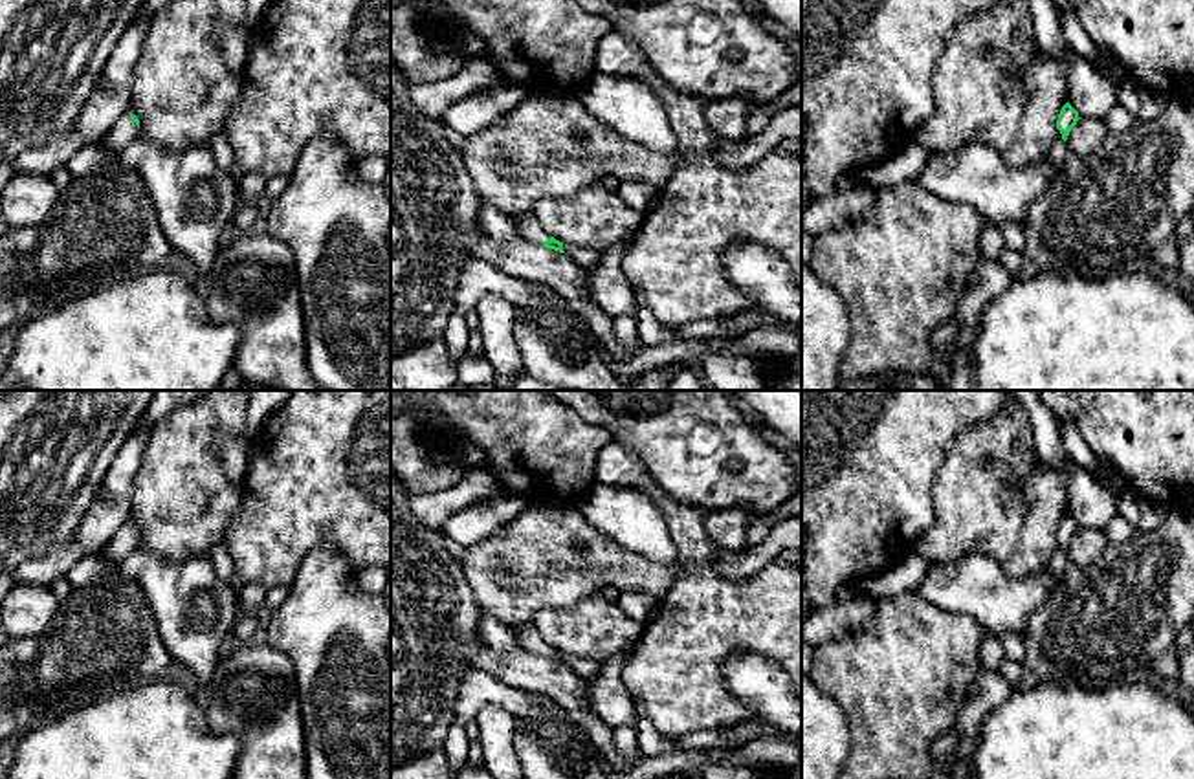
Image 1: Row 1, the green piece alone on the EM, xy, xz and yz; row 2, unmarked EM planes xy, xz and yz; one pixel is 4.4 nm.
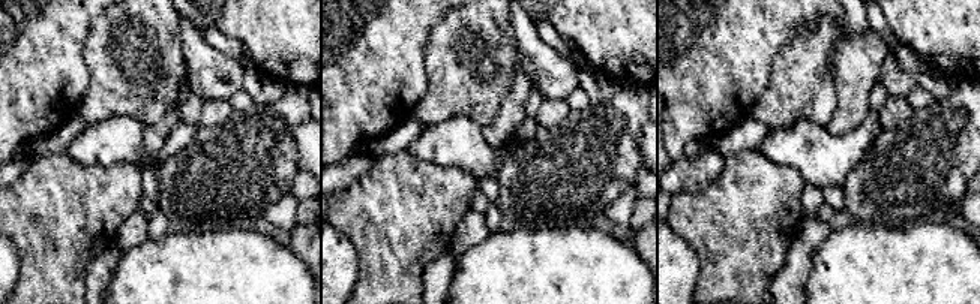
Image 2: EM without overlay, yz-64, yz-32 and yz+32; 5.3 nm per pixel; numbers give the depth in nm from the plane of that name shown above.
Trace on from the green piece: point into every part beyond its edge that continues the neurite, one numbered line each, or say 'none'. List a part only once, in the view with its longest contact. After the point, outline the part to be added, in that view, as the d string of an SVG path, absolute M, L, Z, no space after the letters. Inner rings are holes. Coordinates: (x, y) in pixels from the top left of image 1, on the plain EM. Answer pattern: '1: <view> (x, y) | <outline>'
1: xy (125, 541) | M125 522L112 541L97 554L97 557L110 568L116 568L125 557L138 550L139 539Z

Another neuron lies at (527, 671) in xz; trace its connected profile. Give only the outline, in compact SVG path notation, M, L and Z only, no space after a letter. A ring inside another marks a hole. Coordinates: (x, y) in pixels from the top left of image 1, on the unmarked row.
M479 643L470 649L470 665L515 689L550 697L569 719L581 724L591 746L611 768L625 772L644 759L638 750L622 753L614 748L613 728L592 711L587 684L565 664L526 651L501 654Z

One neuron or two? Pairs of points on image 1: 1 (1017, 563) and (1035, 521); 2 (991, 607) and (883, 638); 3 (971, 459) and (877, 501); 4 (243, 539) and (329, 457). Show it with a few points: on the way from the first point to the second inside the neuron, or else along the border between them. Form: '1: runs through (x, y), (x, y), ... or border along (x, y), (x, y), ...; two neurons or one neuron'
1: runs through (1028, 552), (1035, 545), (1035, 532); one neuron
2: border along (927, 600), (949, 611), (971, 614), (989, 633); two neurons
3: border along (956, 438), (947, 446), (936, 475), (932, 517); two neurons
4: runs through (265, 521), (307, 479); one neuron

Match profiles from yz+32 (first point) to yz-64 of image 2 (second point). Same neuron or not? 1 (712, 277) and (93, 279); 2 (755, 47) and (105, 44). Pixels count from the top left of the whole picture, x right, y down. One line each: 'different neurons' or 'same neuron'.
1: different neurons
2: different neurons

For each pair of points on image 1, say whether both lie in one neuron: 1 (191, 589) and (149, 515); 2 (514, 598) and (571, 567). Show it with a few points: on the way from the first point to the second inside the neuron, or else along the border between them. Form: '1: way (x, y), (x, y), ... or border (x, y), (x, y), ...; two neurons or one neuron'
1: border (145, 552), (164, 559), (206, 558); two neurons
2: way (529, 583), (545, 567), (556, 567); one neuron

